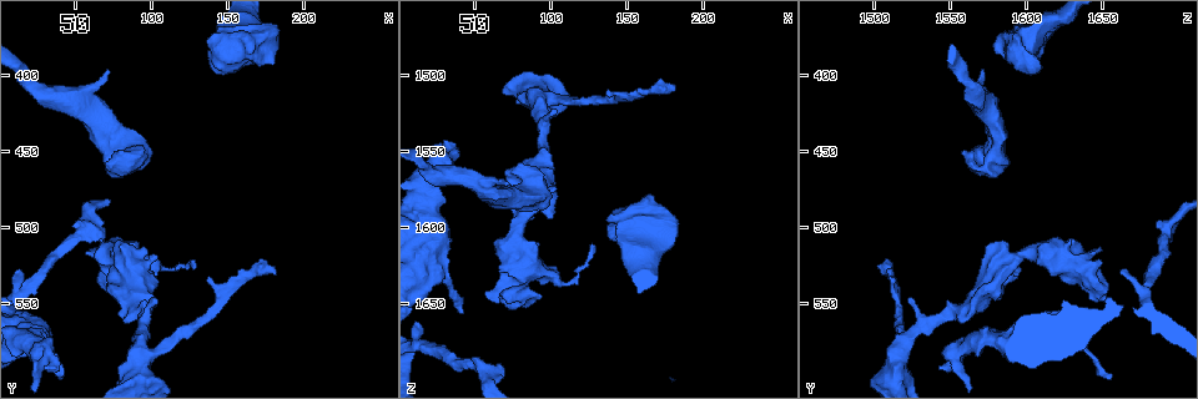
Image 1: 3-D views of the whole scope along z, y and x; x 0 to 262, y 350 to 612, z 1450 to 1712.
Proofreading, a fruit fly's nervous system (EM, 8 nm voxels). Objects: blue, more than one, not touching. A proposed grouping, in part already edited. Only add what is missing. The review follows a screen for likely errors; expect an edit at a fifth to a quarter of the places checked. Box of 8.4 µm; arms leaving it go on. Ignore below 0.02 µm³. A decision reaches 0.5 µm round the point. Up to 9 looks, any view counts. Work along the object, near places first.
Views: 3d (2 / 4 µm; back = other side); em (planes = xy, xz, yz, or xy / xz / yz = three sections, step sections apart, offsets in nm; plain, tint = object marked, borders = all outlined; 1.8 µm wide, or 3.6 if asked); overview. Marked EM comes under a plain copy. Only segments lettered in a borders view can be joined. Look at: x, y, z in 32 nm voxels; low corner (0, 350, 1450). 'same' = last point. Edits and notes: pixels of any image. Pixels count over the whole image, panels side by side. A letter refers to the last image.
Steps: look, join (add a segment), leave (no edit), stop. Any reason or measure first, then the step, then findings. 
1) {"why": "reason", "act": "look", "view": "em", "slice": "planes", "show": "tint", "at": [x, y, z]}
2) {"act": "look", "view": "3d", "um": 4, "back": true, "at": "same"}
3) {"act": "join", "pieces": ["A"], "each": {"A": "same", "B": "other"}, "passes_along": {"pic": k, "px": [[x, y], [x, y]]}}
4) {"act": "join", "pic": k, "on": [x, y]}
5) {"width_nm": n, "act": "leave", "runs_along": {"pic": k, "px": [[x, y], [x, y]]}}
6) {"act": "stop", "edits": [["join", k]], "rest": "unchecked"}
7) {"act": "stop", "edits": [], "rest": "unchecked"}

{"why": "an open end", "act": "look", "view": "3d", "um": 2, "back": true, "at": [28, 590, 1542]}

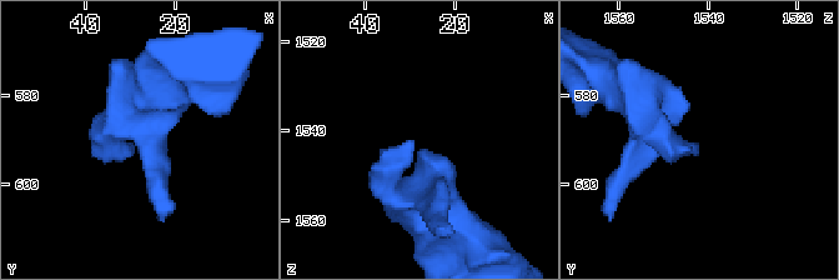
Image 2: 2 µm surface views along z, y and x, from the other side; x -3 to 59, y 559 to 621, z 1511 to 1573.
{"act": "look", "view": "em", "slice": "planes", "show": "borders", "at": [29, 591, 1542]}

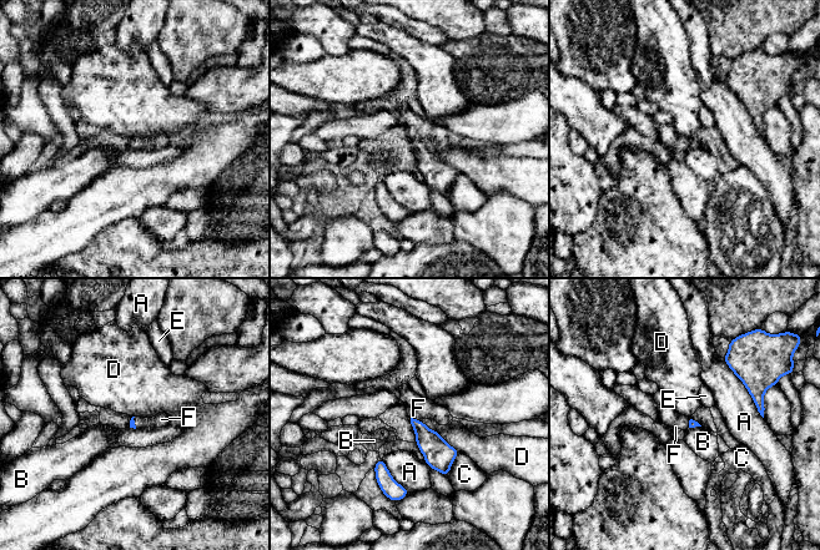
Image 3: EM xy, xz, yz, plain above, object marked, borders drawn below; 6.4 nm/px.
{"act": "join", "pieces": ["F"], "each": {"A": "other", "B": "other", "C": "other", "D": "other", "E": "other", "F": "same"}, "found": "it goes on there"}

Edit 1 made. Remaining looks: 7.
{"act": "look", "view": "overview"}

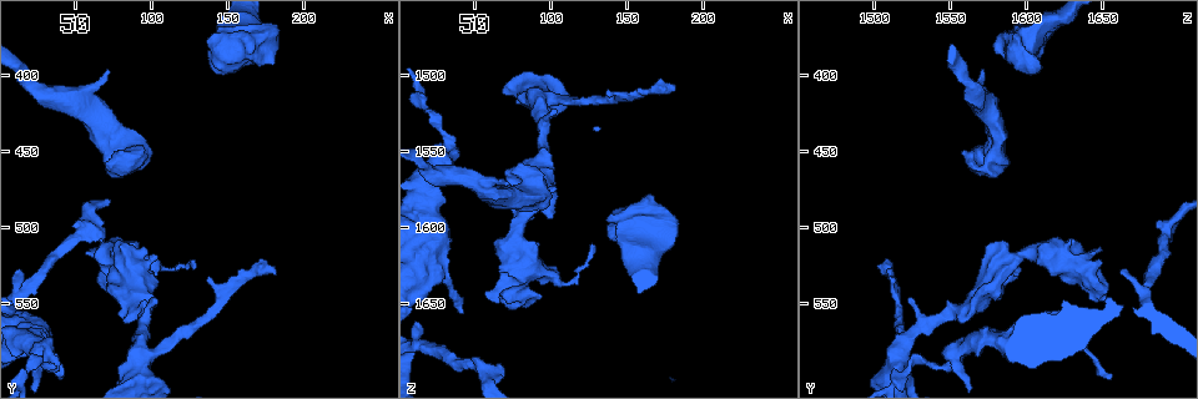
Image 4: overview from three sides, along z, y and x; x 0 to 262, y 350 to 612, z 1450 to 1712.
{"why": "free end", "act": "look", "view": "em", "slice": "planes", "show": "borders", "at": [66, 514, 1648]}

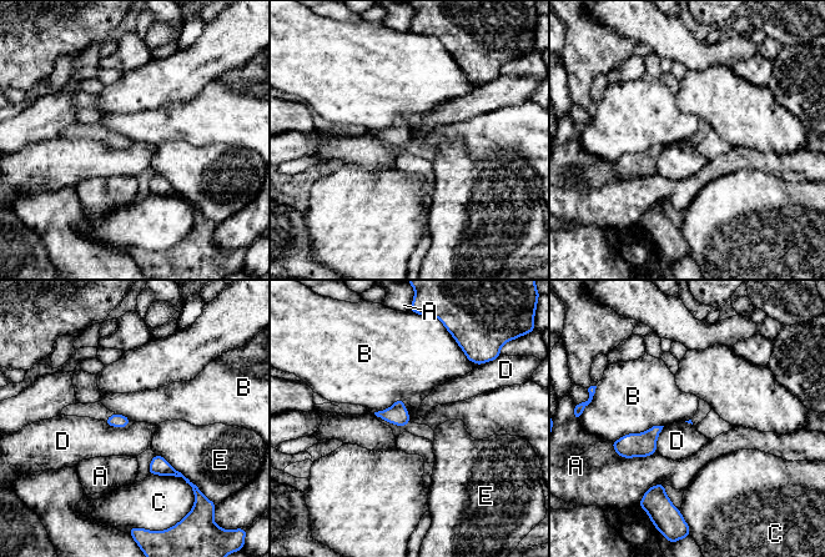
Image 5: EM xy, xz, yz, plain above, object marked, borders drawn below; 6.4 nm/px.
{"act": "leave", "each": {"A": "other", "B": "other", "C": "other", "D": "other", "E": "other"}, "found": "no lettered segment goes on from it"}

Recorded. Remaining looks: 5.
{"why": "free end", "act": "look", "view": "em", "slice": "xz", "step": 16, "show": "borders", "at": [72, 398, 1570]}

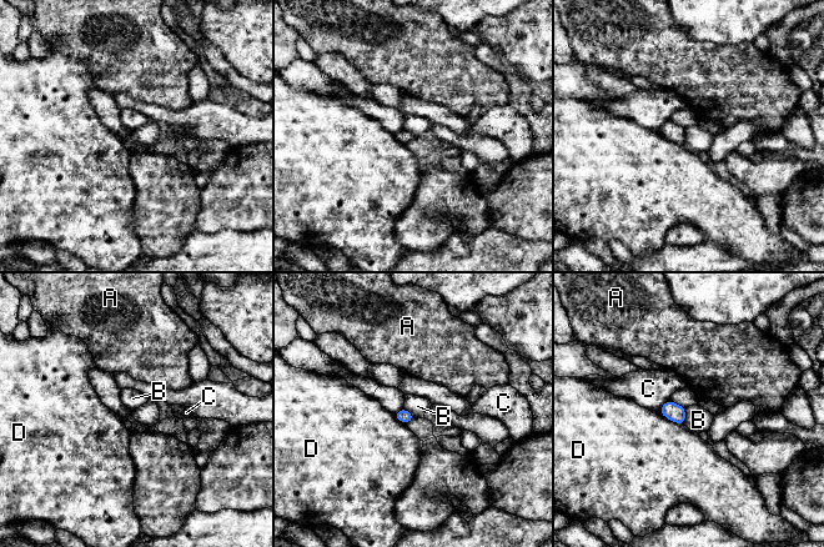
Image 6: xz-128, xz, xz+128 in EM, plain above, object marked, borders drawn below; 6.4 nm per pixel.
{"act": "leave", "each": {"A": "other", "B": "other", "C": "other", "D": "other"}, "border": {"pic": 6, "px": [[686, 409], [683, 423]]}, "found": "no lettered segment goes on from it"}

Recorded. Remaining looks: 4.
{"why": "thin end", "act": "look", "view": "em", "um": 3.6, "slice": "planes", "show": "borders", "at": [182, 532, 1508]}

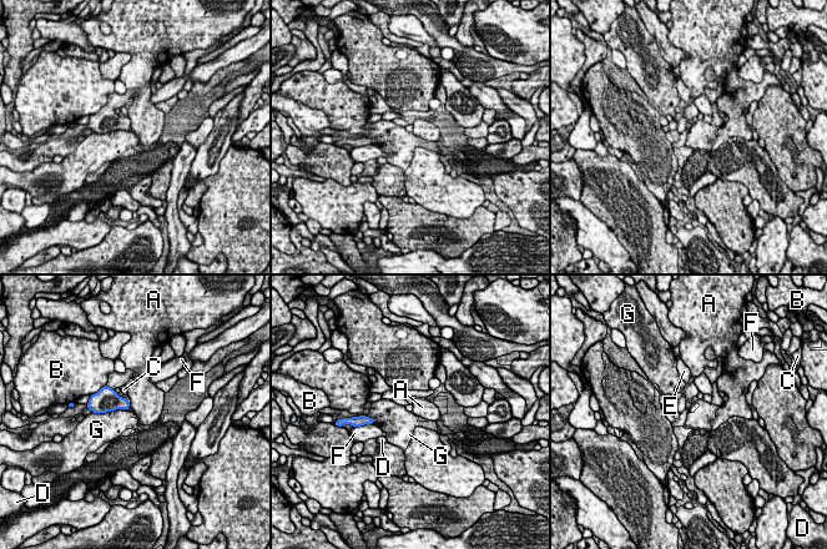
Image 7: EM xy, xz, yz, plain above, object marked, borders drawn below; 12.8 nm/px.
{"act": "join", "pieces": ["E"], "each": {"A": "other", "B": "other", "C": "other", "D": "other", "E": "same", "F": "other", "G": "other"}, "found": "it goes on there"}

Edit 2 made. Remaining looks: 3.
{"act": "stop", "edits": [["join", 3], ["join", 7]], "rest": "unchecked"}

